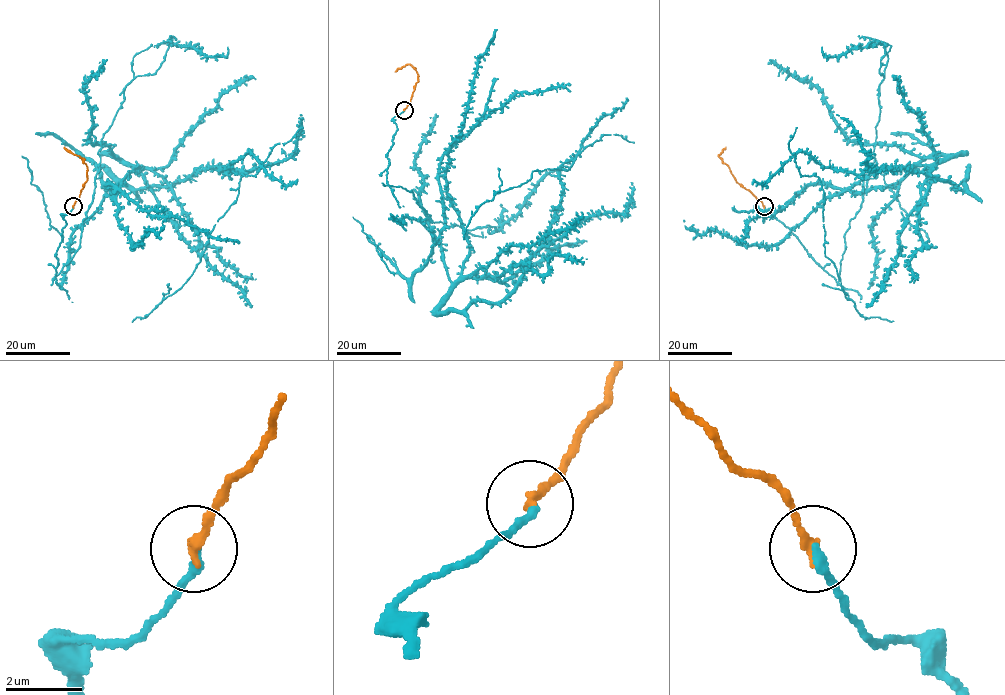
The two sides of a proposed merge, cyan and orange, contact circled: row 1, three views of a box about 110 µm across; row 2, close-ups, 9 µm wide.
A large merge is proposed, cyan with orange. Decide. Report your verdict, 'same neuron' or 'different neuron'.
same neuron

